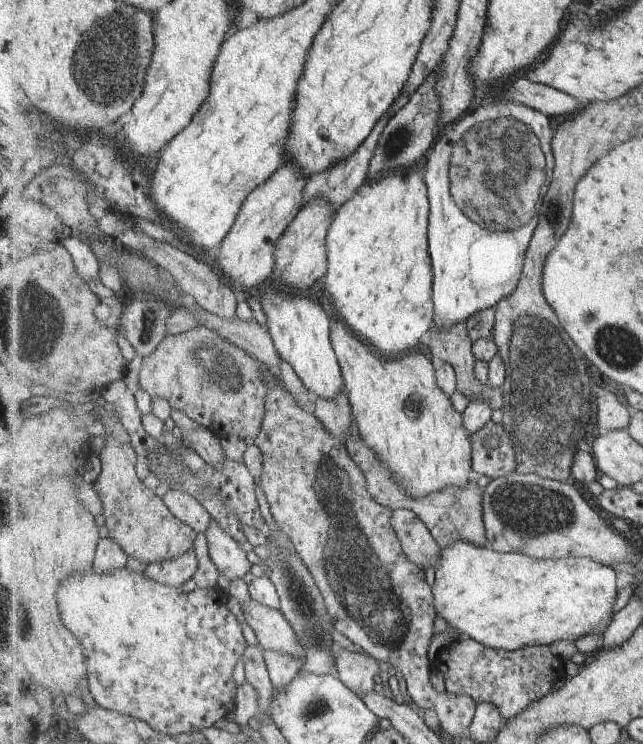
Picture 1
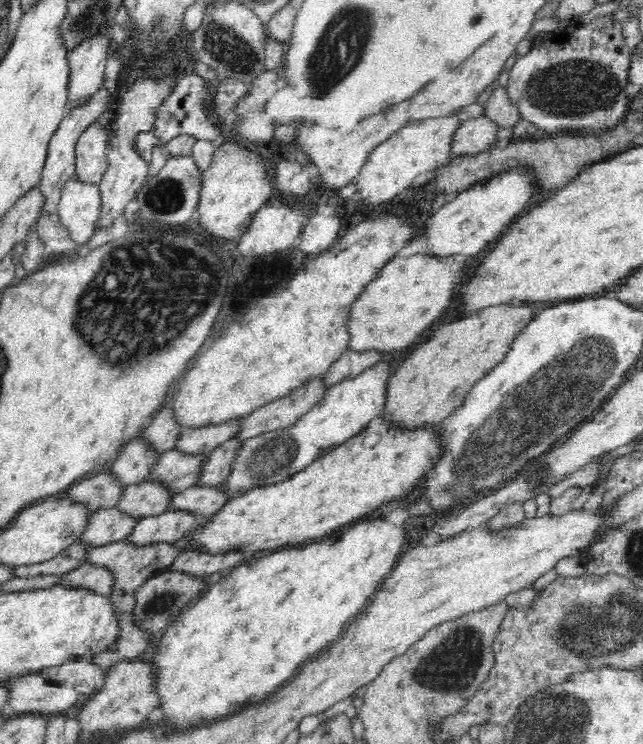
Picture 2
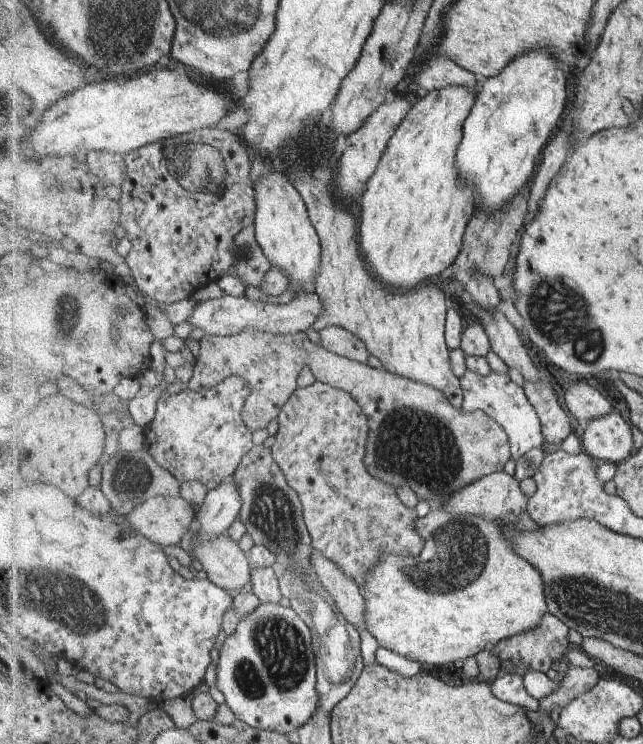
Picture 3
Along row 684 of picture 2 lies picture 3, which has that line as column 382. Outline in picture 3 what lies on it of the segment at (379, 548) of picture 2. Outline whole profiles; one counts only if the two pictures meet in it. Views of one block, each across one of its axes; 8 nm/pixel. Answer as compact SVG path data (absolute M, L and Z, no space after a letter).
M447 85L418 100L389 143L361 199L360 250L385 285L410 291L452 268L477 209L476 190L460 178L456 154L479 90Z

